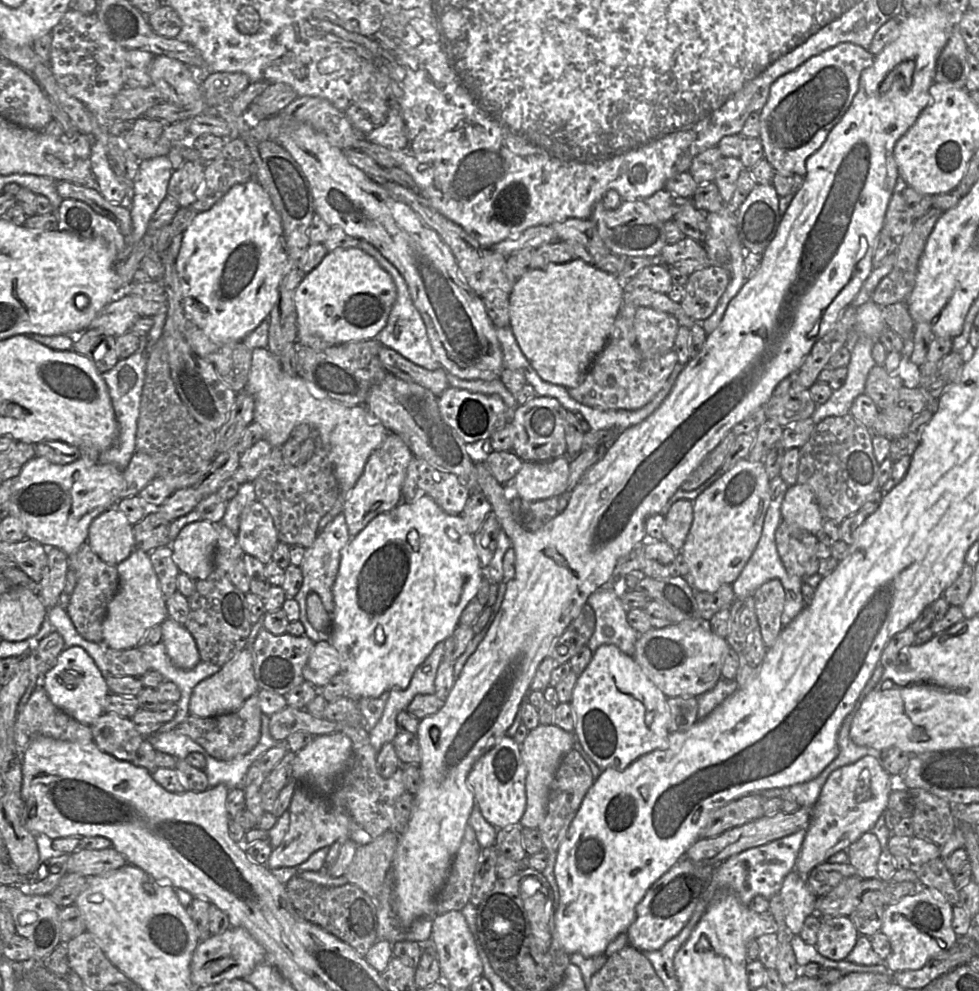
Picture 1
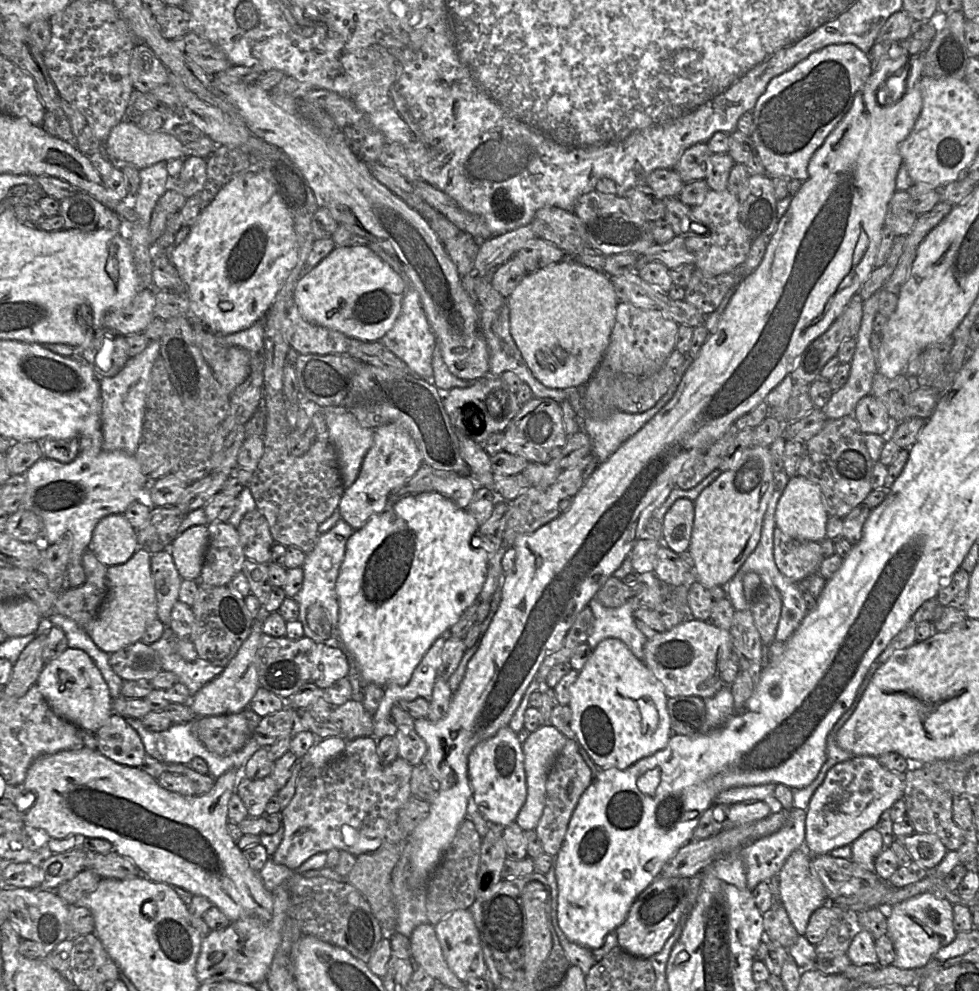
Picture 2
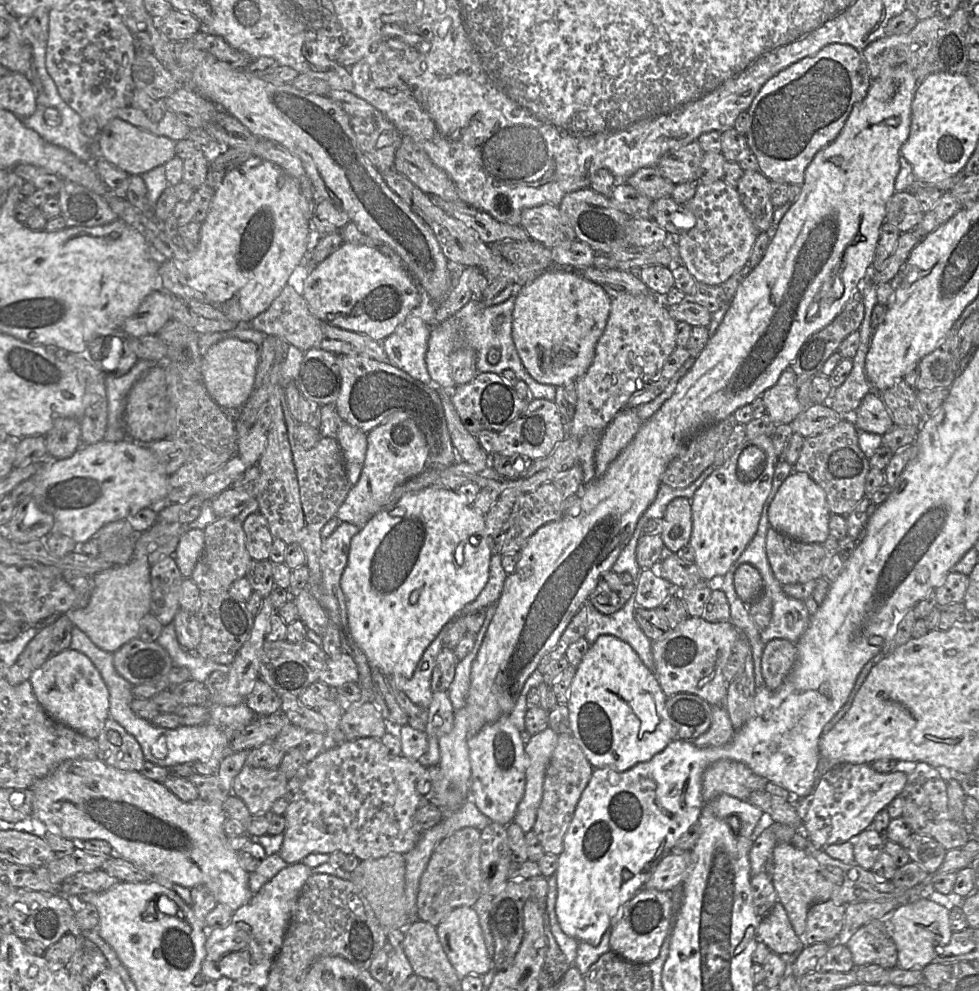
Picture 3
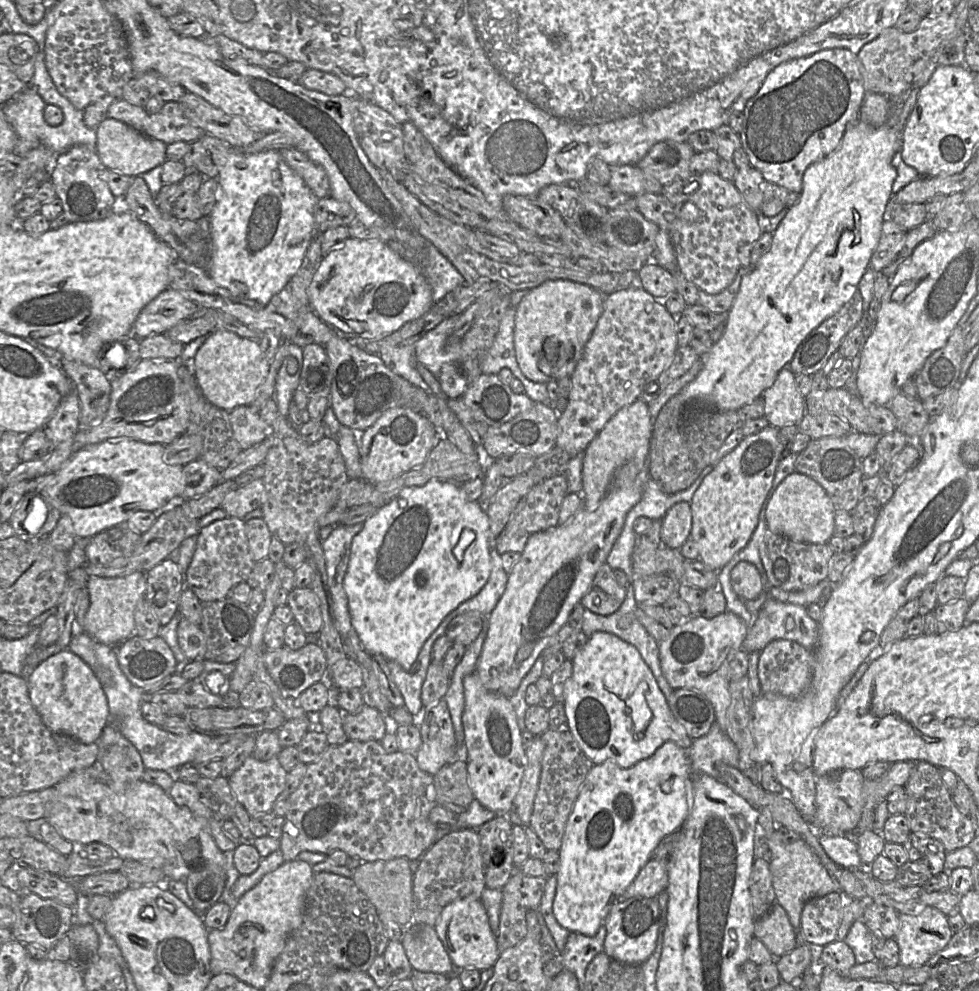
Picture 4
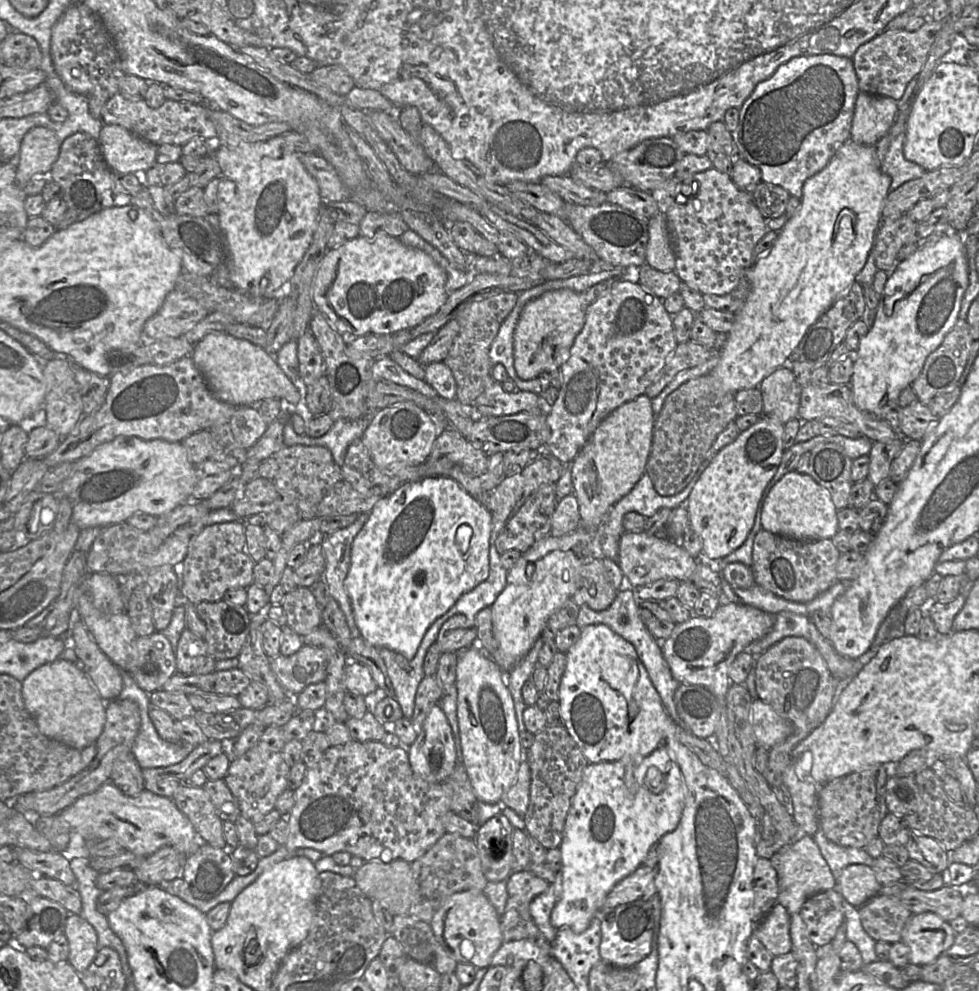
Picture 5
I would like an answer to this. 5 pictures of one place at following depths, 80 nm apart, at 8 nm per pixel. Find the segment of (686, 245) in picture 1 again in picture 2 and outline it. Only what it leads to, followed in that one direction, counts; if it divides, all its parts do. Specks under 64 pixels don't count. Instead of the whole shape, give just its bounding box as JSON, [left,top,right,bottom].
[637,236,695,269]

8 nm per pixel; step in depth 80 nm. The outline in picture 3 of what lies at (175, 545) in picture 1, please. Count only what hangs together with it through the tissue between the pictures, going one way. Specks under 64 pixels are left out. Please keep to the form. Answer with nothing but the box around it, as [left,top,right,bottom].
[173,529,204,579]

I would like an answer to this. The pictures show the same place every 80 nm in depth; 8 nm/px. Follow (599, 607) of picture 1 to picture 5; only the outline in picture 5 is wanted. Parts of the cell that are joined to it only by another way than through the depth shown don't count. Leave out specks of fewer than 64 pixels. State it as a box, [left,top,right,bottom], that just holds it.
[576,588,680,722]

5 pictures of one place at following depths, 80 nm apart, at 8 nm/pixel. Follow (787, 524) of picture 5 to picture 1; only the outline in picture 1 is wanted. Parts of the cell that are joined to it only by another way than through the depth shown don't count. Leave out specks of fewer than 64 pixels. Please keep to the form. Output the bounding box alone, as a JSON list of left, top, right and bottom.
[781,483,823,535]

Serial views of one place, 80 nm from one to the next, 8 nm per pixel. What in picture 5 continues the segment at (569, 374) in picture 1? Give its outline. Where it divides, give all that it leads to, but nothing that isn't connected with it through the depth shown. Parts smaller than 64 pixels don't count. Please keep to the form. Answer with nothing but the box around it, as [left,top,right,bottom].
[514,289,588,378]

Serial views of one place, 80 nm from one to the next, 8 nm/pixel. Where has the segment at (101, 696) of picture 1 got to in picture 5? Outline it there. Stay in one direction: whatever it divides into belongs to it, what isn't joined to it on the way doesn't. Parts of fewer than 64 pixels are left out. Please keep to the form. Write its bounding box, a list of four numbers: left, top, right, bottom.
[21,659,106,749]

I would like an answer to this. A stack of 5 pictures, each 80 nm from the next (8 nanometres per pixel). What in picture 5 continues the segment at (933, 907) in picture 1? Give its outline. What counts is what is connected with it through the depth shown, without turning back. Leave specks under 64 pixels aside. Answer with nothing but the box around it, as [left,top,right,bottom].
[901,912,956,966]

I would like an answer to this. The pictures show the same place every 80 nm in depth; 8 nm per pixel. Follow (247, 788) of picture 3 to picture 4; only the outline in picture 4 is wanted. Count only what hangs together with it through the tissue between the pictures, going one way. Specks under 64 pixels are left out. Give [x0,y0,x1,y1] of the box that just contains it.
[228,755,287,817]

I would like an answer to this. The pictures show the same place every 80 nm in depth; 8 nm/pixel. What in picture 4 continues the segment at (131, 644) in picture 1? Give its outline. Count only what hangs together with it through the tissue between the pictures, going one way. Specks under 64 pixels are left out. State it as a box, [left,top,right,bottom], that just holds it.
[83,572,146,646]

